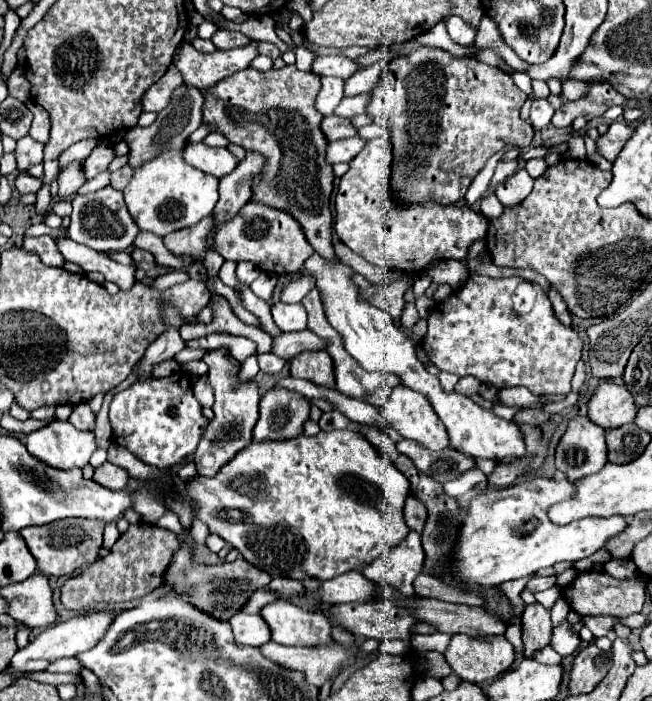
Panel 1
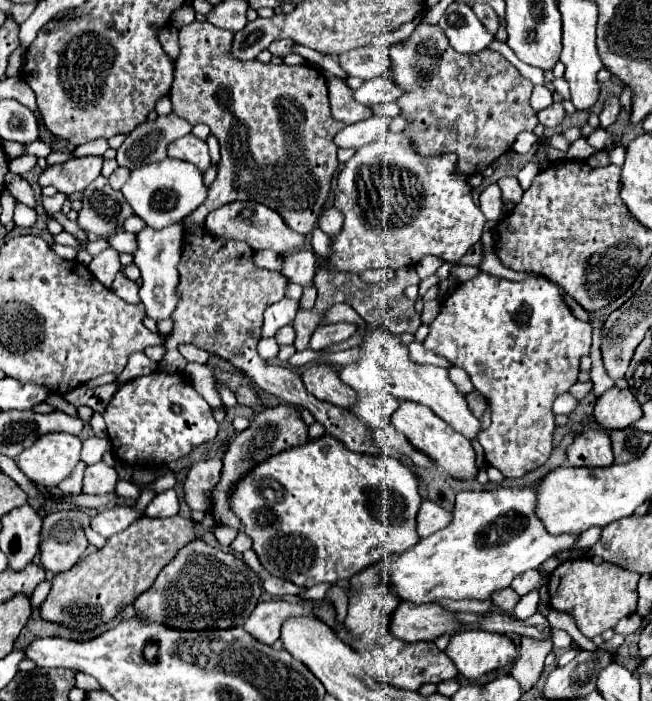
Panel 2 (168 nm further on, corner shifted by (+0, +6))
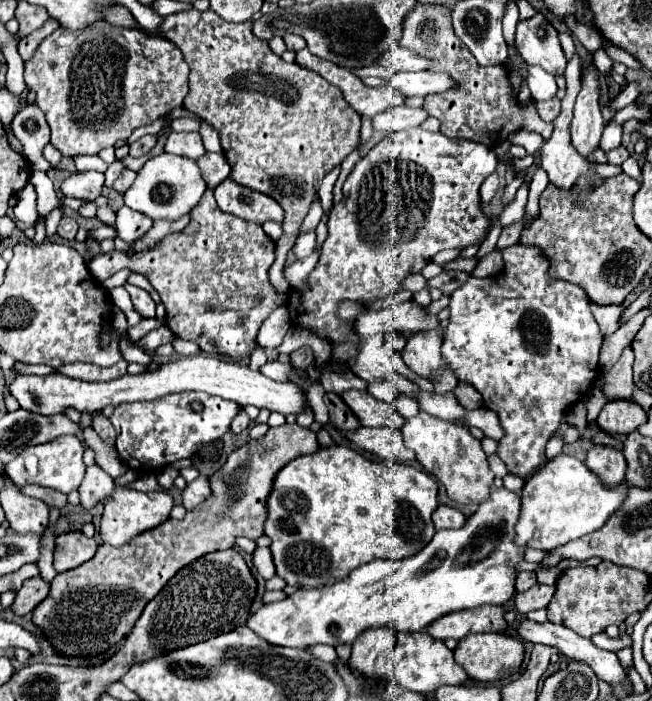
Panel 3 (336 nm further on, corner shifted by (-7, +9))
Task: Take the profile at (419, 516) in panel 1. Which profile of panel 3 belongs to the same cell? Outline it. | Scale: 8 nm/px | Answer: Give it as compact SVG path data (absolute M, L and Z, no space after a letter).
M439 505L433 513L435 529L457 529L465 525L465 515L449 505Z

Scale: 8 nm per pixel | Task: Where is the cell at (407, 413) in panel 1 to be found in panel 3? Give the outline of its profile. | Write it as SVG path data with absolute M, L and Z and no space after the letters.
M419 413L405 421L401 429L403 441L409 449L417 453L417 461L425 467L427 473L437 477L447 489L447 495L457 503L481 503L489 497L493 485L493 473L487 465L487 455L481 449L481 441L475 439L467 427L439 421L427 413Z

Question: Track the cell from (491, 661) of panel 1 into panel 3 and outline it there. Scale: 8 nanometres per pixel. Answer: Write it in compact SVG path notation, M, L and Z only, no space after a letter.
M471 633L463 637L455 647L455 661L465 669L473 681L497 681L519 671L523 663L521 639L507 633Z

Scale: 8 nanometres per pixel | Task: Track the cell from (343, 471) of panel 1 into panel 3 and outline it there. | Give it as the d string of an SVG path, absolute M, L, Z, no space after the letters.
M333 445L333 447L321 447L319 451L311 453L311 455L301 455L293 461L289 461L273 479L273 487L271 493L267 497L267 519L265 519L265 535L273 541L271 543L271 553L273 553L273 561L277 567L277 575L283 577L287 581L287 585L295 585L295 587L303 587L303 589L311 589L311 587L325 587L325 585L333 585L341 579L345 579L353 569L373 561L373 559L405 559L409 555L419 553L435 535L435 527L431 521L431 513L437 509L437 481L425 473L415 469L413 465L403 465L403 463L373 463L369 459L365 459L363 455L359 455L357 451L343 447L343 445Z

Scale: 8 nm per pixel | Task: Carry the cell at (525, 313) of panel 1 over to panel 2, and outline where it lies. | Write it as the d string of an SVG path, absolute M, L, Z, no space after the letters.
M480 272L474 280L462 282L442 300L442 310L430 324L430 334L424 344L436 348L440 356L450 358L450 364L464 368L474 388L490 402L492 424L478 436L490 466L498 468L506 478L522 478L548 460L554 432L552 402L578 380L580 358L588 356L592 346L592 326L574 318L564 302L562 290L554 282L534 276L522 282L504 282Z

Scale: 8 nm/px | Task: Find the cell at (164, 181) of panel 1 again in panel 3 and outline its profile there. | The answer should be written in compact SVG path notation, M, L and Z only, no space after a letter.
M161 153L157 157L151 157L141 167L135 183L125 193L125 205L139 213L149 215L153 221L159 221L159 219L177 221L199 203L205 189L207 189L207 183L203 181L201 171L195 161L187 157L179 157L179 155Z

